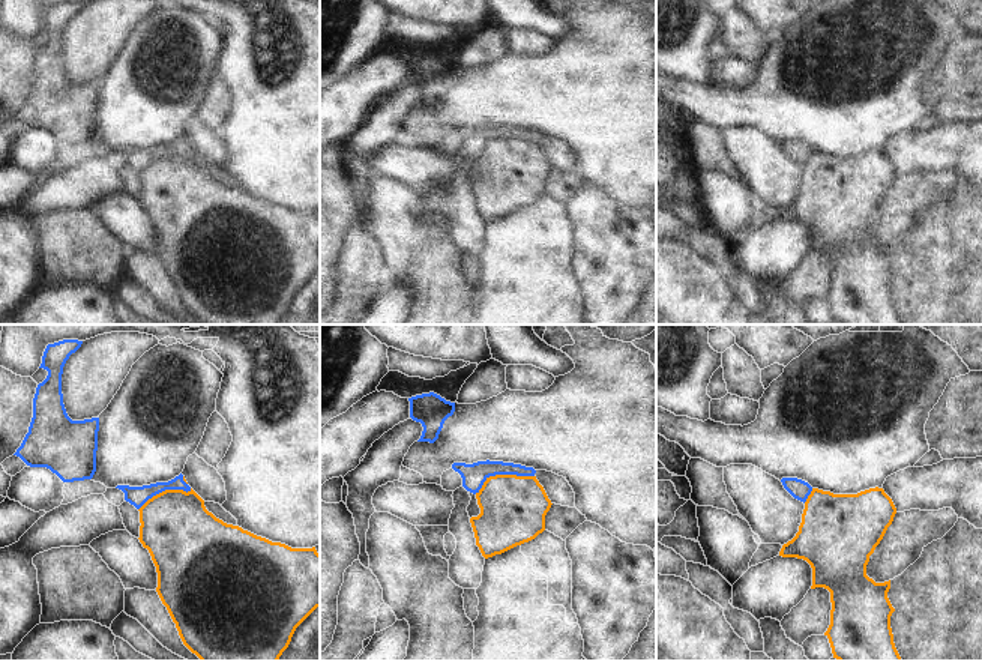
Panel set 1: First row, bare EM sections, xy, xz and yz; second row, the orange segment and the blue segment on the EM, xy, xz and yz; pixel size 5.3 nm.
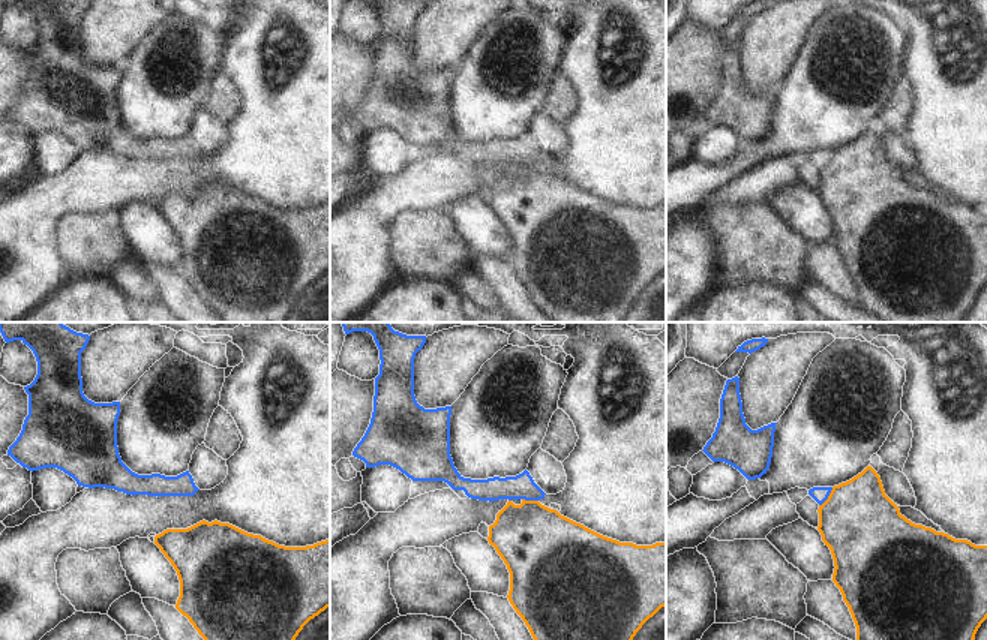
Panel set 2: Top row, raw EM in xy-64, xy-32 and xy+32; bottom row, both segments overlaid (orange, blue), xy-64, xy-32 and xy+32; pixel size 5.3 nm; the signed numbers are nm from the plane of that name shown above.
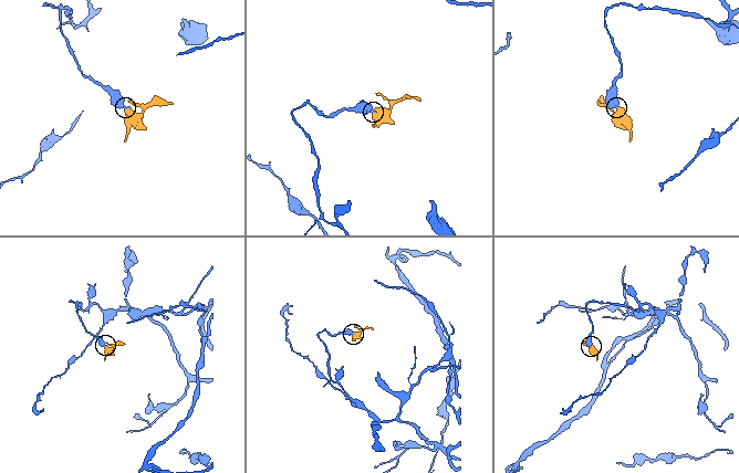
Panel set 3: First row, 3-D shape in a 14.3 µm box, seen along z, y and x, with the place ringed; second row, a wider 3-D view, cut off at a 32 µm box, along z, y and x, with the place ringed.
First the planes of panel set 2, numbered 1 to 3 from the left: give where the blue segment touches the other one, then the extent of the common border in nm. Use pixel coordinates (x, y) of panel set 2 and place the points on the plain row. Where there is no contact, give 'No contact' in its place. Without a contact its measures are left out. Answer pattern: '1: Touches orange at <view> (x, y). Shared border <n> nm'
1: No contact
2: Touches orange at xy-32 (530, 165). Shared border 90 nm
3: Touches orange at xy+32 (828, 161). Shared border 130 nm.

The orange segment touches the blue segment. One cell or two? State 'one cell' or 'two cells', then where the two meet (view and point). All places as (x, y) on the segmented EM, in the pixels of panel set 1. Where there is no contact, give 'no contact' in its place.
two cells | xz (503, 475)

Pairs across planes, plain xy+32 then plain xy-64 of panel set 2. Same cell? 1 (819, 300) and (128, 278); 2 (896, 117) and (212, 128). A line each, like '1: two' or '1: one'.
1: one
2: two

